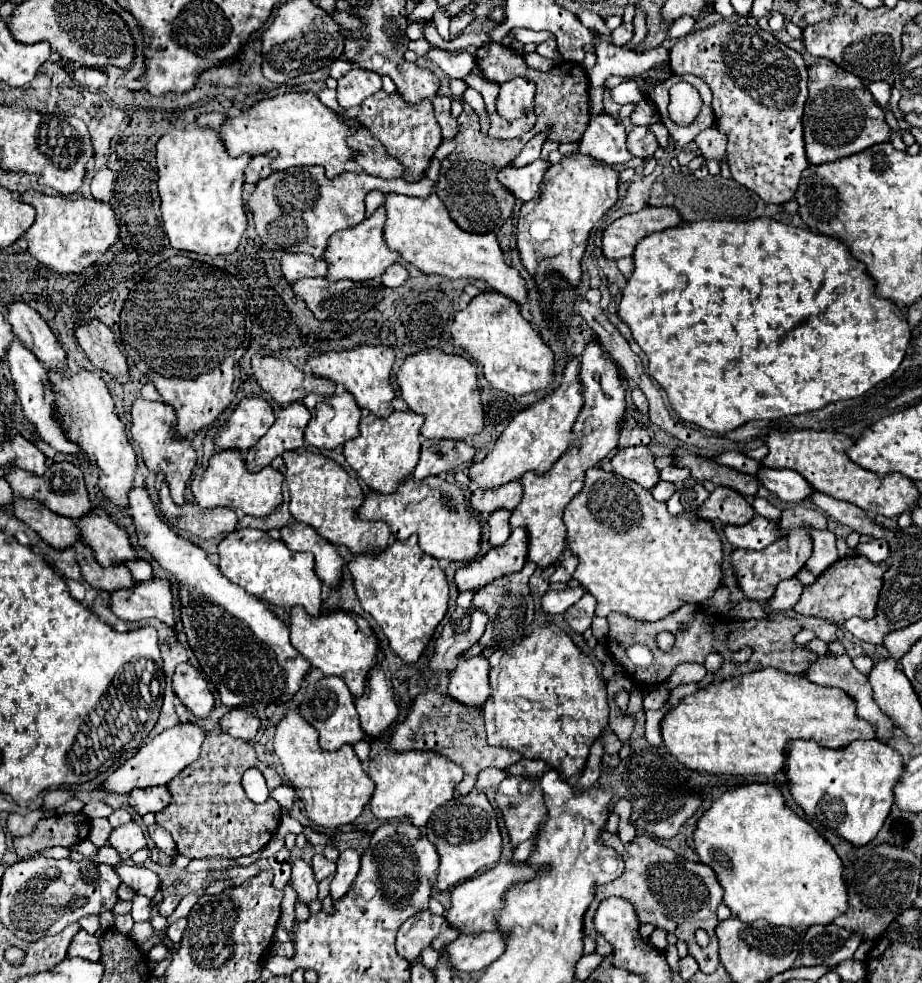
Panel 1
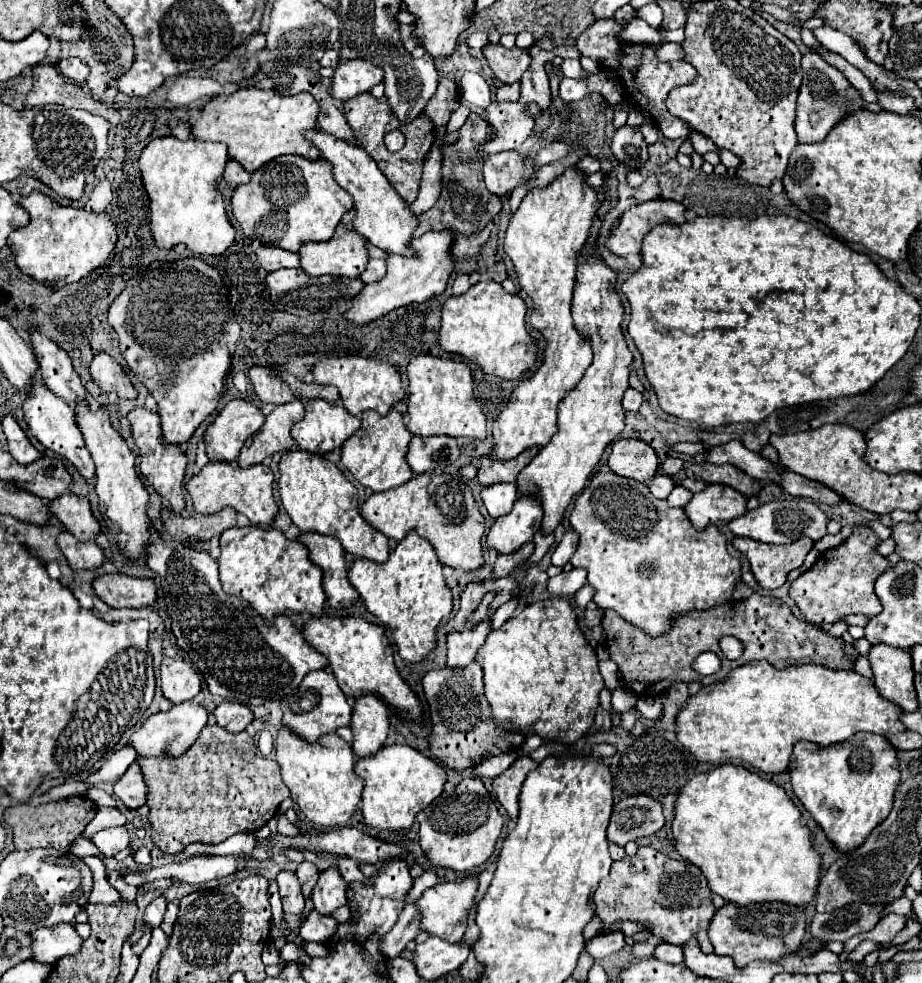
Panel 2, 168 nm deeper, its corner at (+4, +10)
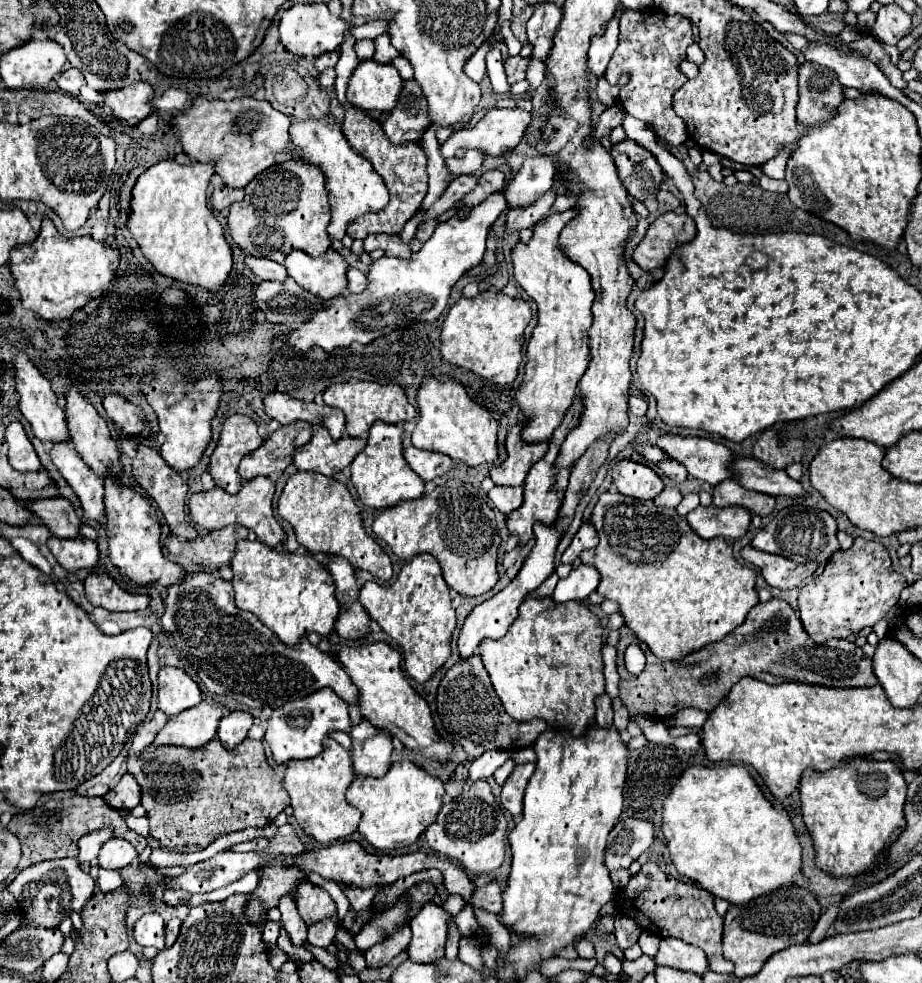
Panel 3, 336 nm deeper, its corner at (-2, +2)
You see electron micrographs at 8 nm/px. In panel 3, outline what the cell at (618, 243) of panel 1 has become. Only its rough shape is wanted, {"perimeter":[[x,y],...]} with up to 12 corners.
{"perimeter":[[660,215],[632,259],[646,271],[696,235],[690,215]]}

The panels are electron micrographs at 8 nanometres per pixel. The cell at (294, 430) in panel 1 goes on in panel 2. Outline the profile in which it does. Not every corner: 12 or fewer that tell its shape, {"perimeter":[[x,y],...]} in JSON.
{"perimeter":[[300,401],[274,407],[244,443],[246,469],[294,447],[290,429],[302,421]]}

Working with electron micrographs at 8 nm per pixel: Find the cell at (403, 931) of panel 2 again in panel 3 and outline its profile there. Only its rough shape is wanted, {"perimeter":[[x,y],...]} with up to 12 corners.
{"perimeter":[[410,927],[366,951],[368,967],[384,967],[408,947]]}

